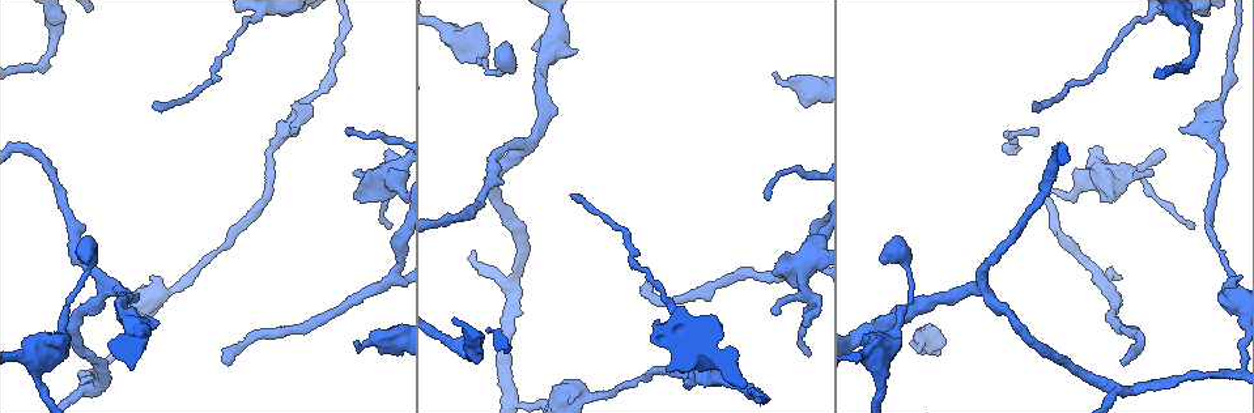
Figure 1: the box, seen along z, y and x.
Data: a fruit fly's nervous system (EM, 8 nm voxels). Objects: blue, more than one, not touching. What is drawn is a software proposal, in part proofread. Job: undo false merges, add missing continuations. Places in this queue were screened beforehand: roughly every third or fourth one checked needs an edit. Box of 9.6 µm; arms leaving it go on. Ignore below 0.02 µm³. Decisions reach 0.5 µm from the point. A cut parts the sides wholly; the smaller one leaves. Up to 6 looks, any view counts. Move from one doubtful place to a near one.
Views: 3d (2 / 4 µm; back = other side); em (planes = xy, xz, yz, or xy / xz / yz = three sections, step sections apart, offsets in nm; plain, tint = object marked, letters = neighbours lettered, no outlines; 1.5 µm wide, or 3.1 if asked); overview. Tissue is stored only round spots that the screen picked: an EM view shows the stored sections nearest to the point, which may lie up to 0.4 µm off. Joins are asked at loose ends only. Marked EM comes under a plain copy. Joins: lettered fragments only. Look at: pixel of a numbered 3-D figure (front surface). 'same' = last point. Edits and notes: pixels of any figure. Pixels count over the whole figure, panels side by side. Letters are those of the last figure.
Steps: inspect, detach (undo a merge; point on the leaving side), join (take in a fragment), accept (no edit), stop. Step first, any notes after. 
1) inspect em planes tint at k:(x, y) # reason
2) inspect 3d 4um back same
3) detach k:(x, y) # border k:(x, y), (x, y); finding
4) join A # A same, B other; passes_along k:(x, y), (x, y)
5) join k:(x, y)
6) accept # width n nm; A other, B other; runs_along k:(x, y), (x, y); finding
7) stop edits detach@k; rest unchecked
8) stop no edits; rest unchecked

inspect 3d 2um at 1:(913, 340) # free end

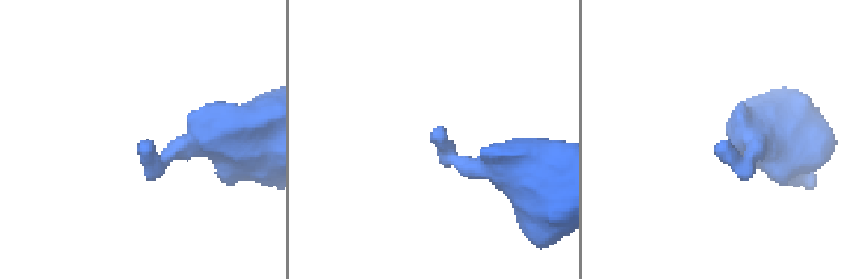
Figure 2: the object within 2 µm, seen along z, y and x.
inspect em xz step 8 letters at 2:(721, 143)

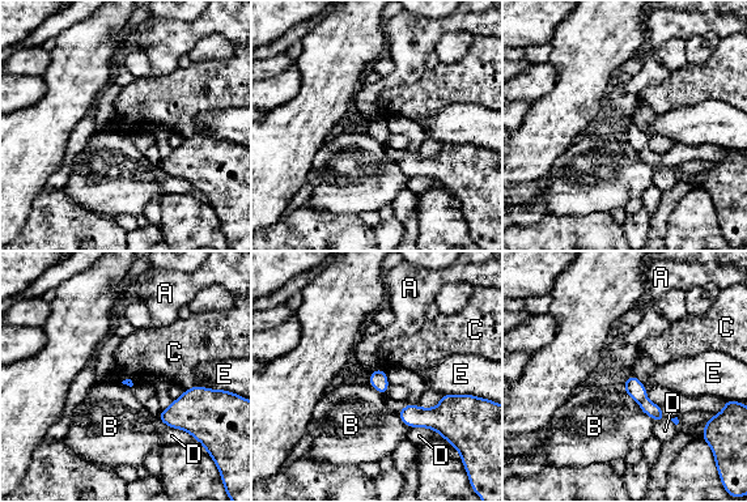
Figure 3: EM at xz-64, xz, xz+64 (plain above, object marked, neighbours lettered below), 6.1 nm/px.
accept # A other, B other, C other, D other, E other; border 3:(194, 384), (185, 390); none of them fits

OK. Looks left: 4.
inspect em planes letters at 1:(1035, 105) # long arm stops here

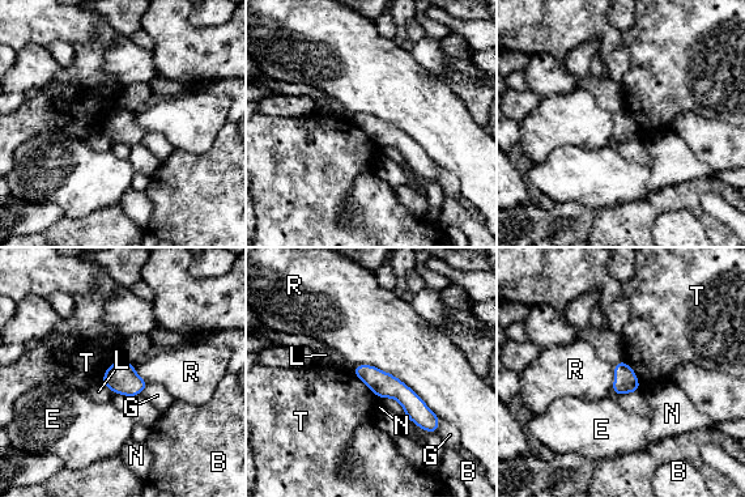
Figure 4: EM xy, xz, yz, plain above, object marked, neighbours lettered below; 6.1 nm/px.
accept # longest_contact R 650 nm; B other, E other, G other, L other, N other, R other, T other; border 4:(350, 368), (391, 373), (439, 419); no lettered fragment goes on from it

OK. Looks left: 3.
inspect 3d 4um at 1:(523, 146) # a fork

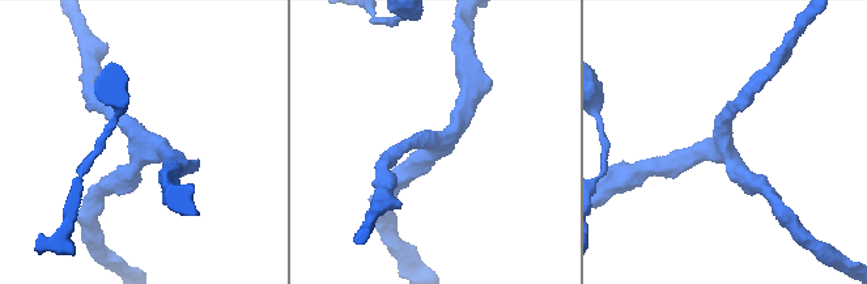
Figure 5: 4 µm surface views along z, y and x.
inspect em planes tint at 5:(144, 149) # arms 3; arm_widths 190, 240, 280 nm

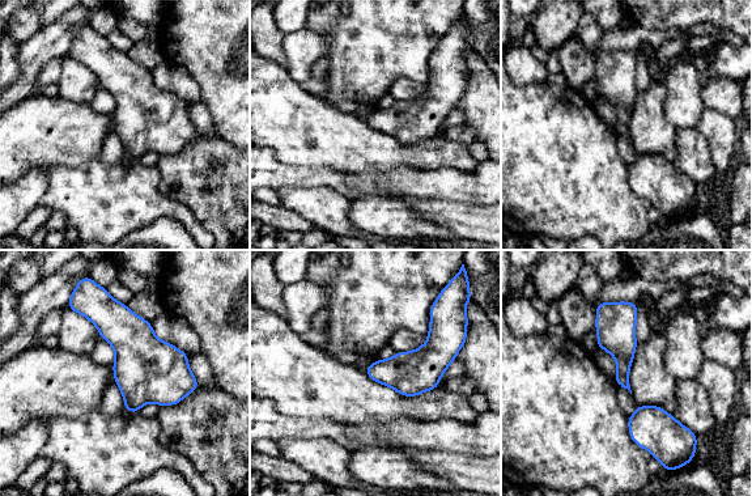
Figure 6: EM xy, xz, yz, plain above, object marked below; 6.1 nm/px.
inspect em planes letters same

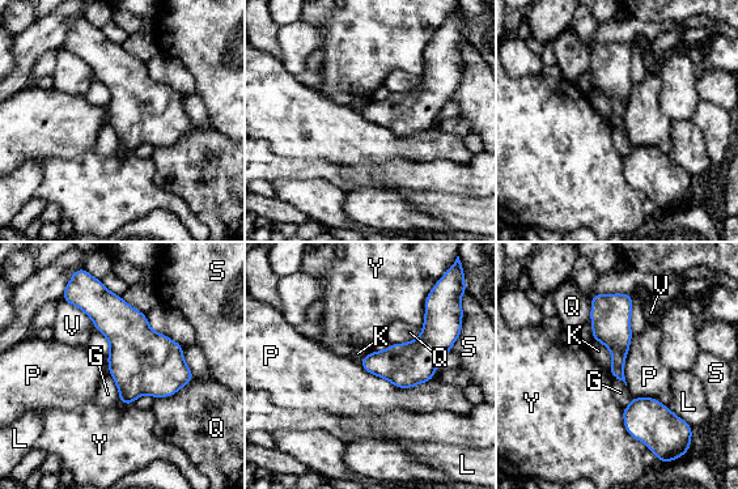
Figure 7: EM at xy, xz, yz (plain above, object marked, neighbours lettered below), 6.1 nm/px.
accept # G other, K other, L other, P other, Q other, S other, V other, Y other; border 7:(359, 361), (398, 387), (432, 379); continuous, no second neuron

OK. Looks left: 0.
stop no edits; rest unchecked

